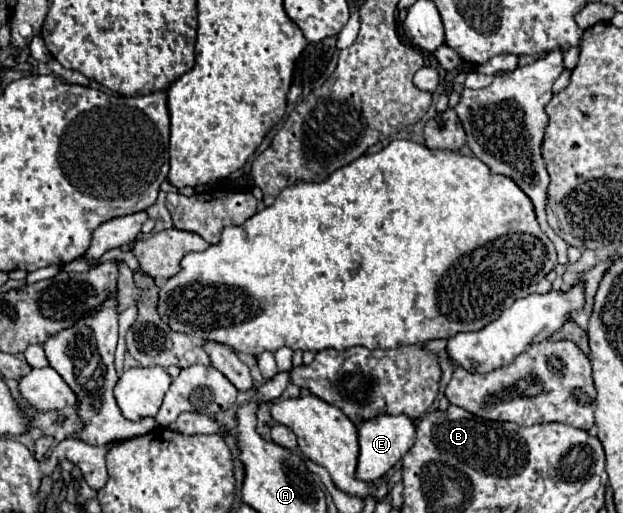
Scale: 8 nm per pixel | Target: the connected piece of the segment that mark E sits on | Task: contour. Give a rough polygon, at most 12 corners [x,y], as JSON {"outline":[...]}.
{"outline":[[380,414],[358,428],[356,478],[382,478],[412,448],[416,426]]}

